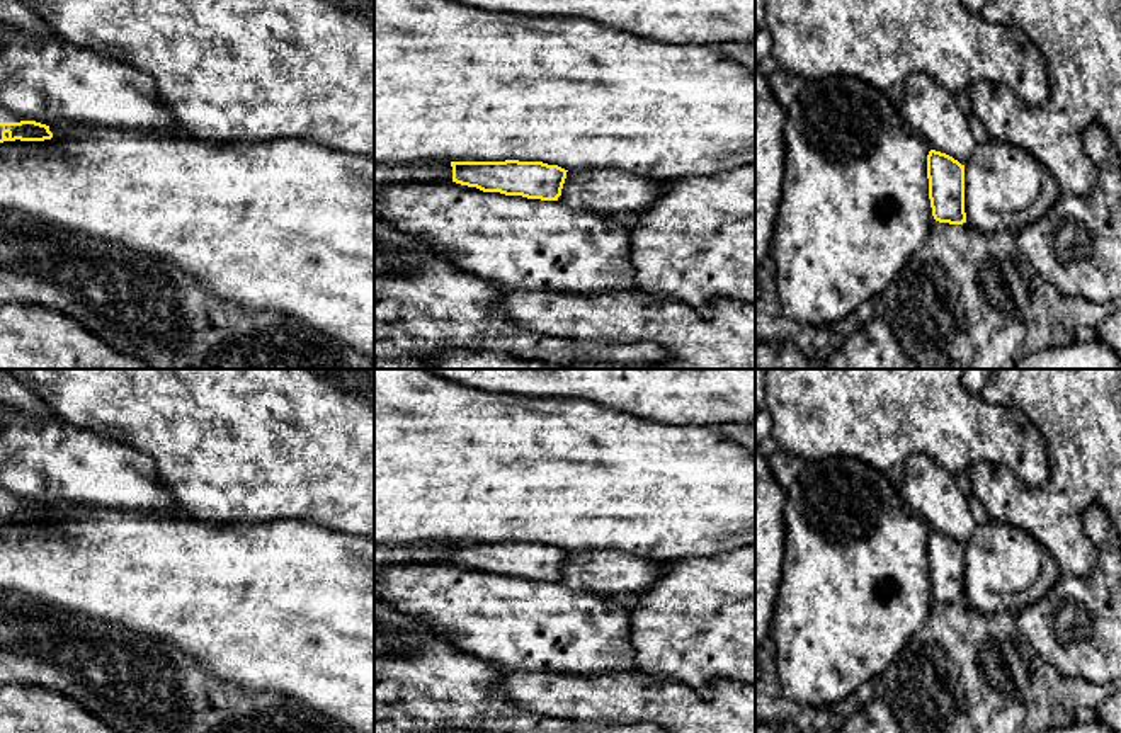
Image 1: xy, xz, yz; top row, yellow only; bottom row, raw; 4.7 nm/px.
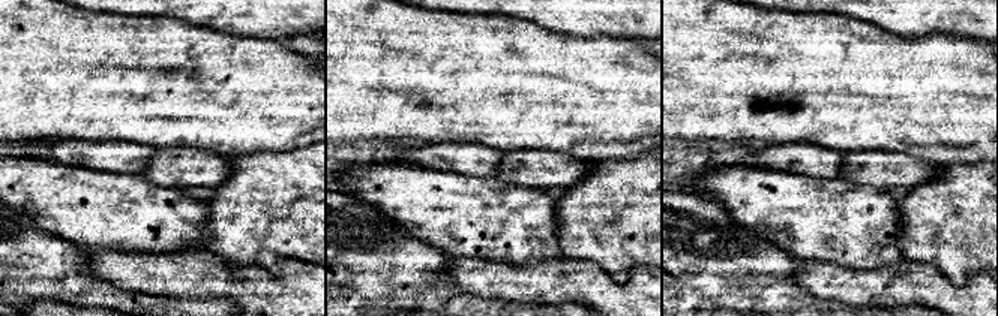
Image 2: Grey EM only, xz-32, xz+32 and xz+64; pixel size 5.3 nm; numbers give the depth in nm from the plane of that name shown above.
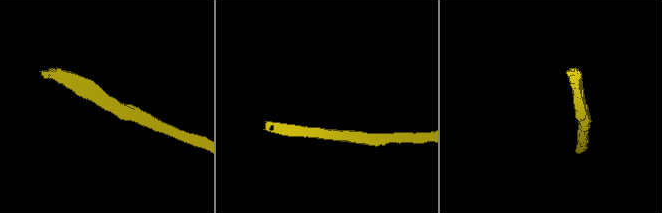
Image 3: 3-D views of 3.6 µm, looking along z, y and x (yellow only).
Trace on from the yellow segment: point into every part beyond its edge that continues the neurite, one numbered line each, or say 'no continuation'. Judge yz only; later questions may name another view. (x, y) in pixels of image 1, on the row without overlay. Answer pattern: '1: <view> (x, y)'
no continuation

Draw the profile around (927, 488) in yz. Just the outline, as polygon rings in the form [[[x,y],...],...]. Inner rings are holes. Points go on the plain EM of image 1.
[[[913,454],[907,459],[903,481],[896,486],[905,503],[929,531],[946,534],[966,546],[978,524],[954,476],[934,459]]]

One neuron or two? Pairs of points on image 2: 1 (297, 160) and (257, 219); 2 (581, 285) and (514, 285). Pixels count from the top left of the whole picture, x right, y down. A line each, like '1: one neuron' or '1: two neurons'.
1: one neuron
2: one neuron

